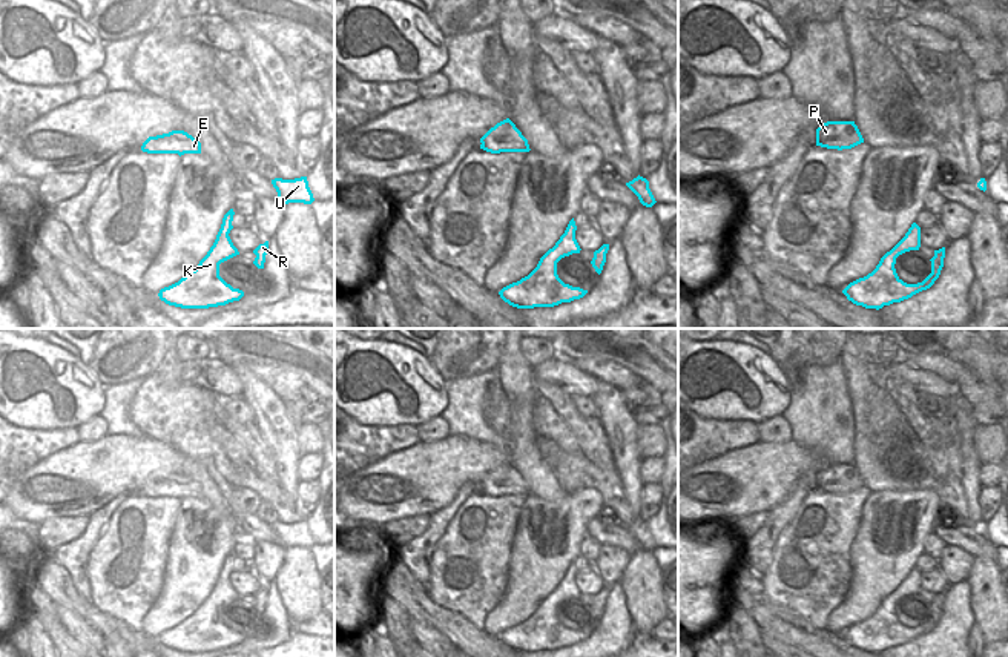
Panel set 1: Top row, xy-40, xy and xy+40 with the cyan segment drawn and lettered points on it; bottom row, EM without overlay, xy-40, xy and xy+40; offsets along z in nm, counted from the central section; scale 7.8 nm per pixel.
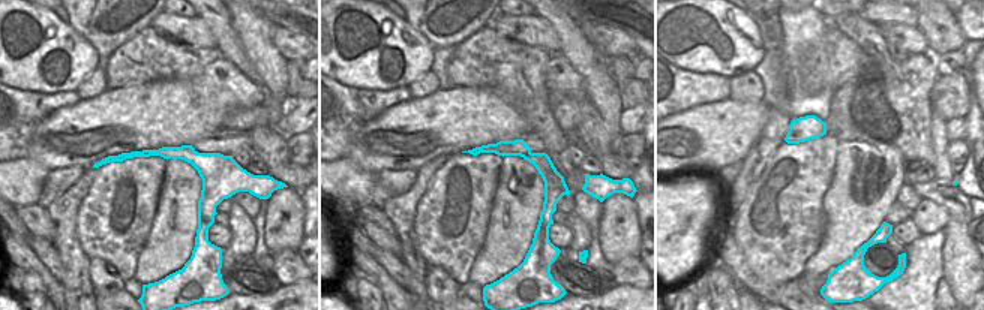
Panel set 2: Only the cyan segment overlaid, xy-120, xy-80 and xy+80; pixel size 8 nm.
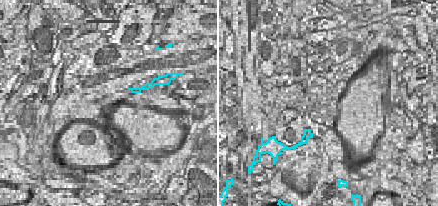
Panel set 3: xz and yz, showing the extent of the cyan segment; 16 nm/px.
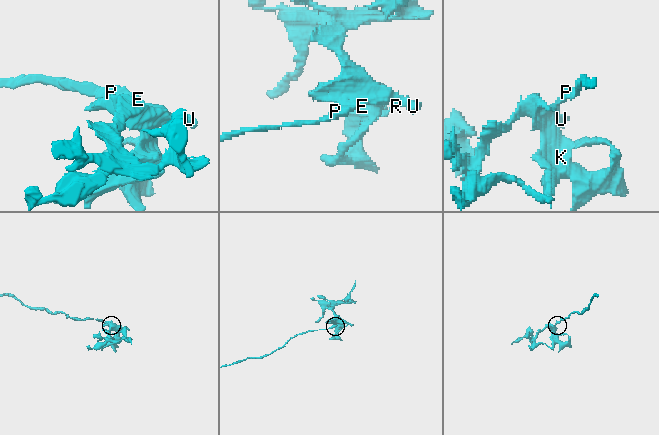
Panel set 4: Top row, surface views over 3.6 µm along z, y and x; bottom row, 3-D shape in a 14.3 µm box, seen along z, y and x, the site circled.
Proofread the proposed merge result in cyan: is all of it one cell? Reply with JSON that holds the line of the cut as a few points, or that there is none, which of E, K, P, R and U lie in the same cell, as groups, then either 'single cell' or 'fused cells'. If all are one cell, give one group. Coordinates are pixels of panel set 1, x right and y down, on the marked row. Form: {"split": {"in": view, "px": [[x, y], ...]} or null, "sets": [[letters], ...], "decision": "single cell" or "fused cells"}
{"split": {"in": "xy", "px": [[510, 120], [510, 131], [507, 134], [482, 143]]}, "sets": [["E", "K", "R", "U"], ["P"]], "decision": "fused cells"}

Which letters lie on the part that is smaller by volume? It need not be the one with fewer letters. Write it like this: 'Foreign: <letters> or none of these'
Foreign: P

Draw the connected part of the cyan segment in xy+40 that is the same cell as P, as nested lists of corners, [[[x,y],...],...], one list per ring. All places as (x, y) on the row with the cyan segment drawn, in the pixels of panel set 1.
[[[827,121],[816,129],[816,146],[825,147],[845,135],[853,135],[853,121]]]

